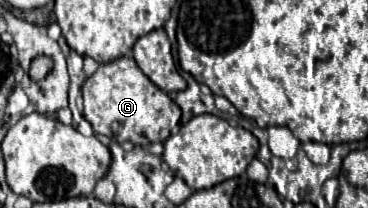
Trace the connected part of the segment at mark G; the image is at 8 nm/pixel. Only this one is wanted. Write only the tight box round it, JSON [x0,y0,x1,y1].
[82,58,180,146]

